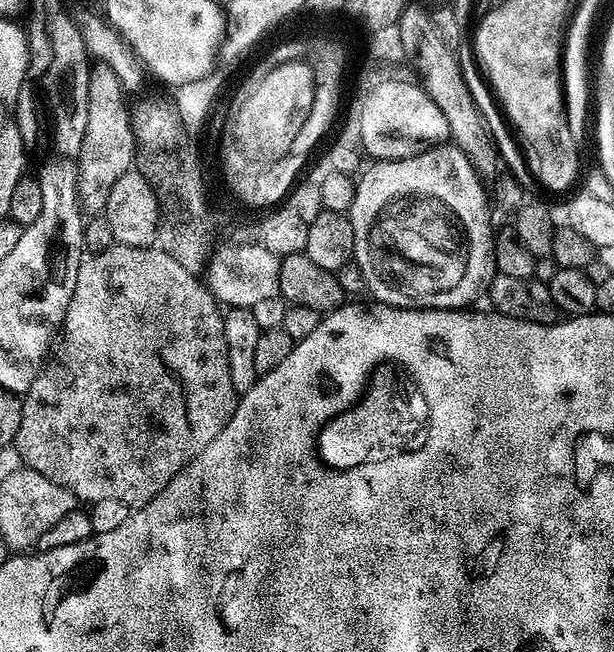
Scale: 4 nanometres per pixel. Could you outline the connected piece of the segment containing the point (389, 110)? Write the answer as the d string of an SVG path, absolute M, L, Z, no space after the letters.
M412 80L388 82L379 91L373 92L365 104L364 115L358 119L360 144L373 161L401 160L427 152L430 146L440 146L449 139L448 126L442 110L419 83Z

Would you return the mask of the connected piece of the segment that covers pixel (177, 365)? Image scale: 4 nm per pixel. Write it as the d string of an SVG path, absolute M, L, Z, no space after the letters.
M111 244L106 250L89 255L80 261L78 282L74 282L74 298L66 310L66 318L58 343L50 359L40 369L38 378L22 396L22 422L14 441L14 449L21 456L23 467L32 468L38 474L50 478L58 486L70 490L80 502L102 502L102 498L115 498L117 502L126 502L130 510L141 508L150 502L195 456L202 454L214 438L230 422L236 409L238 394L234 382L230 382L230 366L226 354L226 334L221 305L208 290L207 283L200 276L190 274L183 266L174 262L170 254L161 248L139 248L125 244Z

